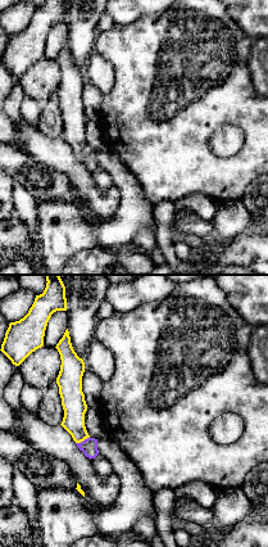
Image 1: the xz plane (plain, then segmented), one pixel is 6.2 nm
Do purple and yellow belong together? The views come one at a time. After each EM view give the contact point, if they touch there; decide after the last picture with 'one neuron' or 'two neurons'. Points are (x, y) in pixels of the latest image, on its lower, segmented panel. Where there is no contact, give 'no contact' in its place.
(83, 441)

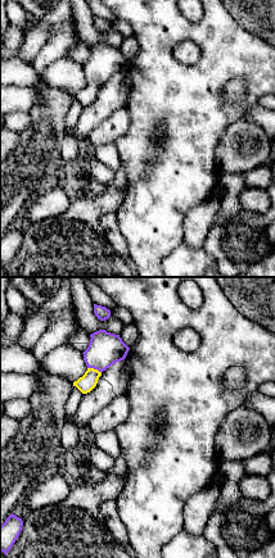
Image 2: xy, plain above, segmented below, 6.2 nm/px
(94, 368)

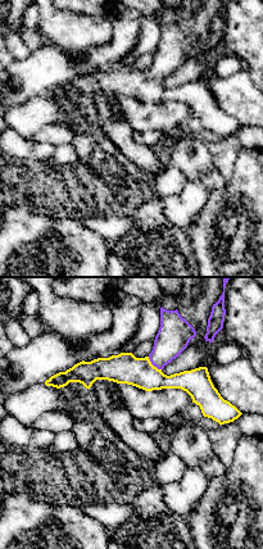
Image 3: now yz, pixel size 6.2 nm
(153, 364)

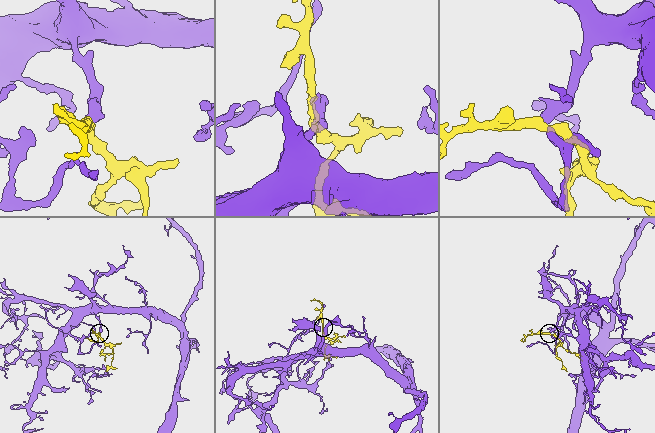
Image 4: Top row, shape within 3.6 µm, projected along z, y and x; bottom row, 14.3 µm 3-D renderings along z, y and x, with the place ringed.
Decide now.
one neuron

